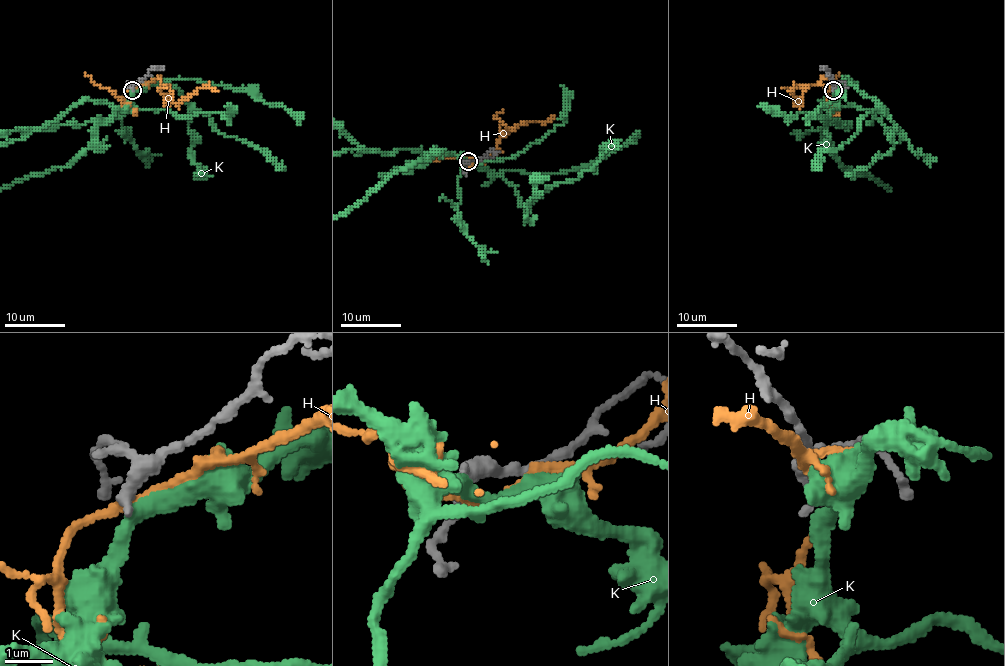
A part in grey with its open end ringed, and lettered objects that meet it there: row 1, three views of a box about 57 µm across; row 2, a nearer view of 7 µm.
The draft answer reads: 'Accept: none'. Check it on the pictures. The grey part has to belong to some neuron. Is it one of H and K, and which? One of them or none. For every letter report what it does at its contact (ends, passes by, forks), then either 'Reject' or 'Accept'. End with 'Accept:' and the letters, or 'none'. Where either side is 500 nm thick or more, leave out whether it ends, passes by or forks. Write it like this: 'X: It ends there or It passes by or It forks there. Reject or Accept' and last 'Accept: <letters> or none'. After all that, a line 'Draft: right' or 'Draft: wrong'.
H: It passes by. Reject
K: It passes by. Reject
Accept: none
Draft: right

